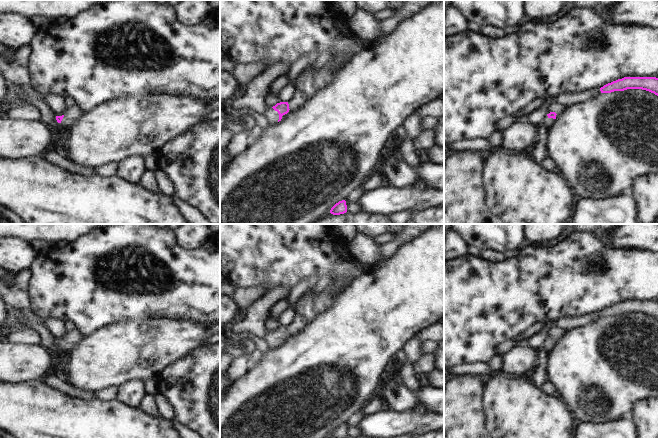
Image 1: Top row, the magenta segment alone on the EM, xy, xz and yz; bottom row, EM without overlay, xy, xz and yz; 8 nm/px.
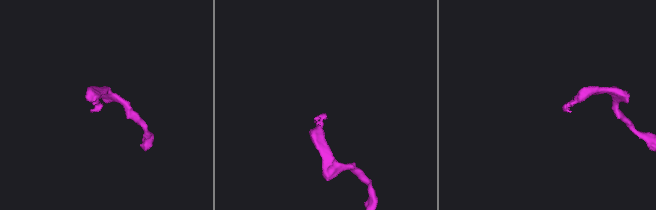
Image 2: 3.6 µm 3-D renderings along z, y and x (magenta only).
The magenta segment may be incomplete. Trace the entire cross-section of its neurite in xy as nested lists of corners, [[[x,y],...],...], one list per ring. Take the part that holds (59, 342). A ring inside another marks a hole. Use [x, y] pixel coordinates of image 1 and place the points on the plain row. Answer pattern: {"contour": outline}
{"contour": [[[74,328],[64,339],[56,340],[56,344],[61,348],[62,351],[70,353],[75,347],[79,345],[81,340],[81,334],[76,328]]]}

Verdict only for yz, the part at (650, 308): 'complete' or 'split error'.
complete

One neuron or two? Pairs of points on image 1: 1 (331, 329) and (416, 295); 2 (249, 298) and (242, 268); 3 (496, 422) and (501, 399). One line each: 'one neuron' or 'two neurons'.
1: one neuron
2: two neurons
3: one neuron

